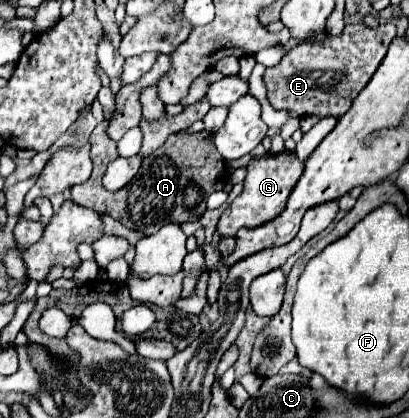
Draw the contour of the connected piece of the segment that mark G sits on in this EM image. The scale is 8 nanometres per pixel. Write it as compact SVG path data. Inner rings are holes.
M283 152L277 156L265 154L257 158L255 162L251 162L247 166L247 178L245 178L243 192L231 202L231 206L219 218L219 224L217 224L219 234L227 238L227 236L235 236L241 228L259 228L271 222L275 216L279 216L285 210L289 194L293 192L301 174L303 174L303 164L291 152Z

